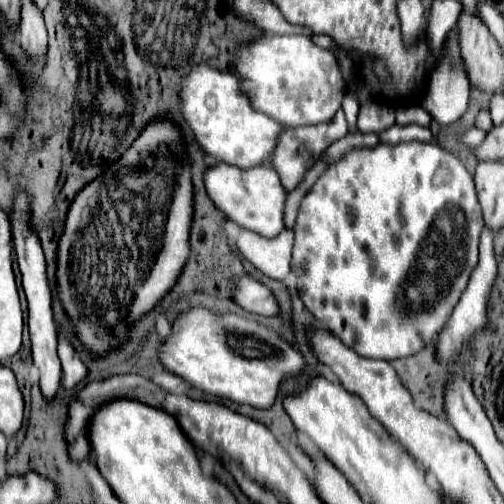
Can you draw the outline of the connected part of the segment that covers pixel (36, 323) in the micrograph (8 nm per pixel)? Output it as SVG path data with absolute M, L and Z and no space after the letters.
M17 195L15 207L13 207L13 245L15 245L19 269L23 275L23 289L25 289L27 303L29 303L29 333L31 333L33 363L37 365L37 369L41 373L39 385L41 385L43 397L47 401L53 401L59 391L59 385L61 385L61 363L57 357L57 327L55 327L53 313L51 313L51 289L49 289L47 275L45 275L45 257L43 257L39 237L35 233L23 235L21 225L19 225L19 213L27 213L27 197L25 195Z

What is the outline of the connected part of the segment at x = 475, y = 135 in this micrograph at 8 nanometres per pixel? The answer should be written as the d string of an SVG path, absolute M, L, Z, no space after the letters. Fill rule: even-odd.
M471 127L471 129L465 133L463 143L469 145L469 147L477 147L477 145L481 145L481 141L483 141L485 135L487 135L485 131L481 131L481 129L477 129L477 127Z

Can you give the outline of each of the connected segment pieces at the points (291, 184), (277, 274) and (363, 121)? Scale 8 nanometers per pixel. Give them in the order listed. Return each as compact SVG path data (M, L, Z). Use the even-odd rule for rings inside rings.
M339 109L335 113L335 117L327 123L319 123L319 125L305 125L305 127L293 127L281 133L281 141L277 145L277 153L273 155L273 165L277 169L277 173L281 173L281 183L285 185L285 189L293 191L301 179L305 177L305 173L311 169L311 165L321 157L321 153L335 141L339 141L341 137L347 135L347 121L345 121L345 113L343 109Z
M243 229L237 237L237 249L265 275L283 281L291 273L291 247L295 233L293 229L281 231L277 237L269 239L255 231Z
M369 103L363 105L357 119L357 129L361 133L381 133L395 123L395 109L391 105Z

